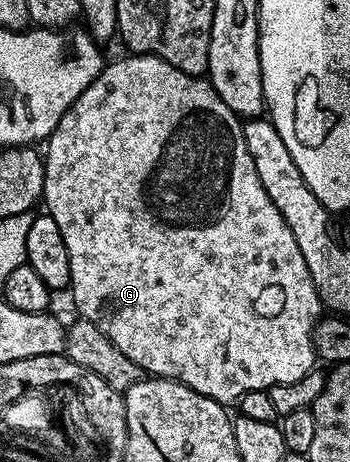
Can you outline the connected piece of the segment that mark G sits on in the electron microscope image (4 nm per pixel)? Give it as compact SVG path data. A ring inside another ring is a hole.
M131 54L126 58L130 59L118 59L115 63L107 62L103 66L102 72L96 77L96 81L92 81L92 85L88 85L88 89L84 89L84 93L80 93L80 97L76 97L76 101L64 113L64 117L60 117L60 125L56 125L56 129L44 143L44 147L46 147L46 151L44 150L46 172L44 173L44 189L42 190L42 199L44 204L46 203L44 211L45 214L52 217L52 221L56 221L56 225L64 237L64 245L68 245L68 261L70 262L68 295L74 298L74 303L78 306L77 314L83 319L92 321L92 325L96 325L96 329L100 329L104 333L104 337L108 337L108 341L112 341L112 345L116 345L116 349L120 349L120 353L124 353L124 357L136 361L136 365L140 365L140 369L147 376L174 379L177 383L183 383L188 389L192 389L209 399L214 399L223 405L233 404L241 399L244 393L269 391L276 385L300 381L300 377L304 377L304 373L315 370L316 367L312 333L314 326L324 315L322 298L318 296L318 290L312 281L312 273L308 273L308 261L304 261L304 253L300 253L300 245L296 245L296 237L292 233L292 229L288 229L288 221L284 221L280 209L276 209L276 205L270 200L268 193L264 193L264 185L260 185L256 165L252 161L252 157L248 157L248 145L244 145L243 120L234 115L232 109L228 109L228 105L224 105L224 101L220 101L220 97L214 86L211 85L209 78L184 73L180 69L168 65L168 61L164 61L155 55Z

